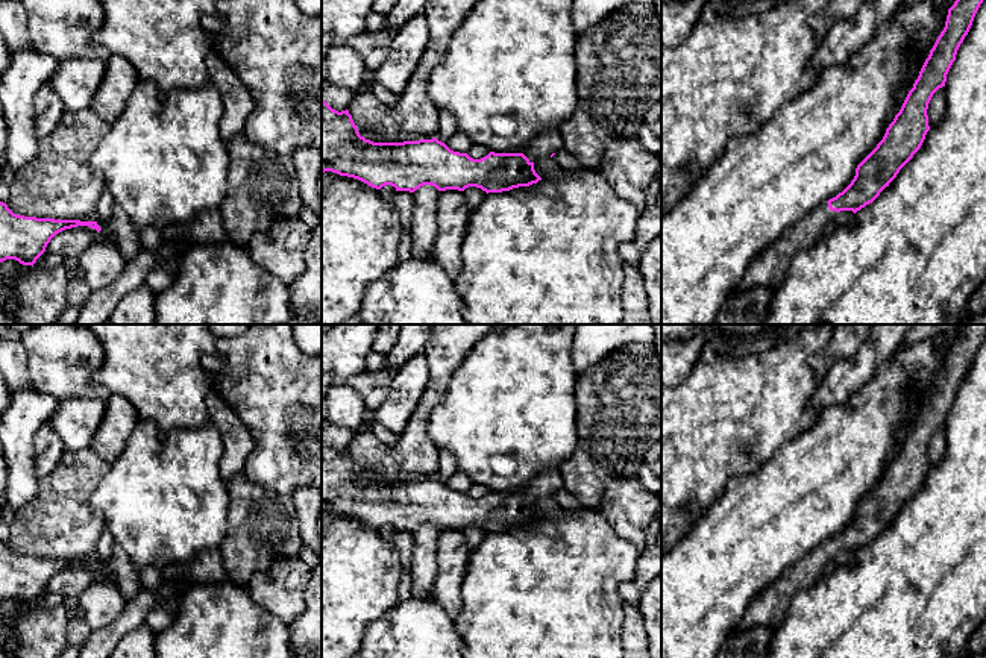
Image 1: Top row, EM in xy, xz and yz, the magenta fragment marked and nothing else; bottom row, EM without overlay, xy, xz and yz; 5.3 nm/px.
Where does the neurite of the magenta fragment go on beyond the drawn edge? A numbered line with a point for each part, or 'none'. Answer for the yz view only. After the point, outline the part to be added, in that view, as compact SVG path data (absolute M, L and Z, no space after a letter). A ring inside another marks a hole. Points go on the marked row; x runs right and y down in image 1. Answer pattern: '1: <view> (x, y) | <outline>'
1: yz (769, 267) | M824 203L795 226L786 229L778 240L751 261L733 294L754 287L765 287L772 293L780 290L793 256L810 249L822 237L824 227L834 220L836 214L828 208L828 203Z

